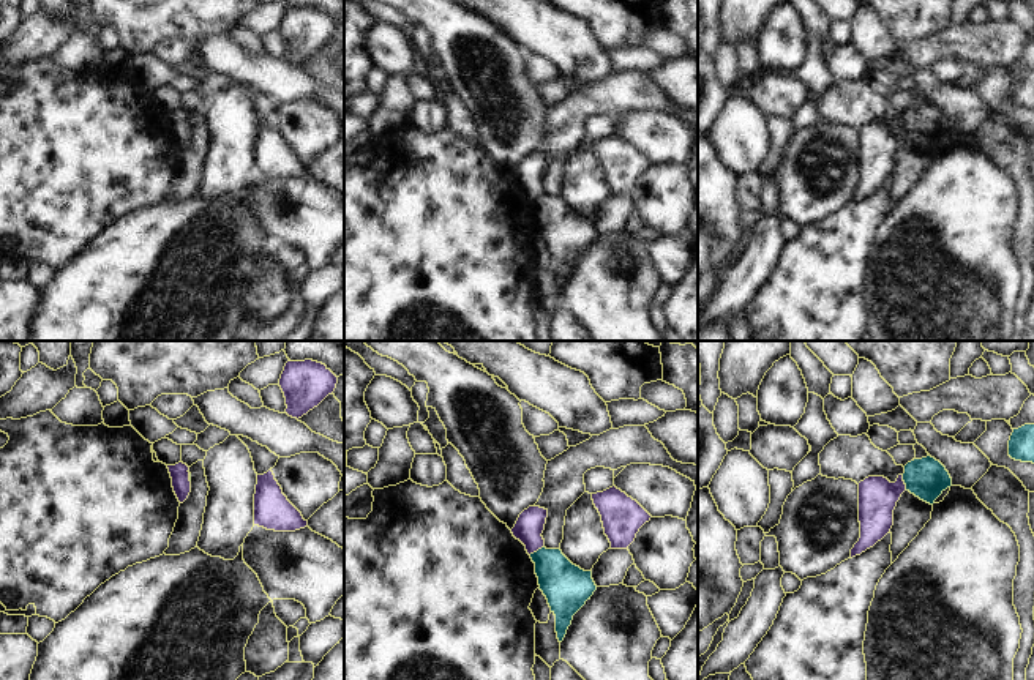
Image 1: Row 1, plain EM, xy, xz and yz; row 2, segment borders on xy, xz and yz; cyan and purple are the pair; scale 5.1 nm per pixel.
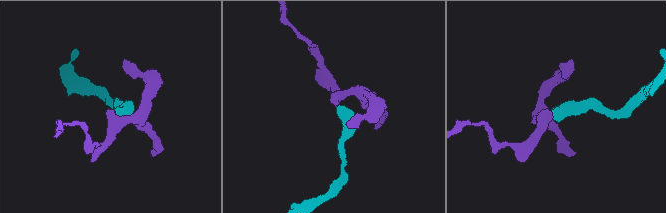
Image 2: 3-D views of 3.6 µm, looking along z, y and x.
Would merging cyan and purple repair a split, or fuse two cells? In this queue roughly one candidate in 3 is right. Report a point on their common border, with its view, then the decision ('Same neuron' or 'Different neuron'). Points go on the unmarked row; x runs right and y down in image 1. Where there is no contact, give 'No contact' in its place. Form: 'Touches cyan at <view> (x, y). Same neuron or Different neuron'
Touches cyan at yz (905, 130). Different neuron

